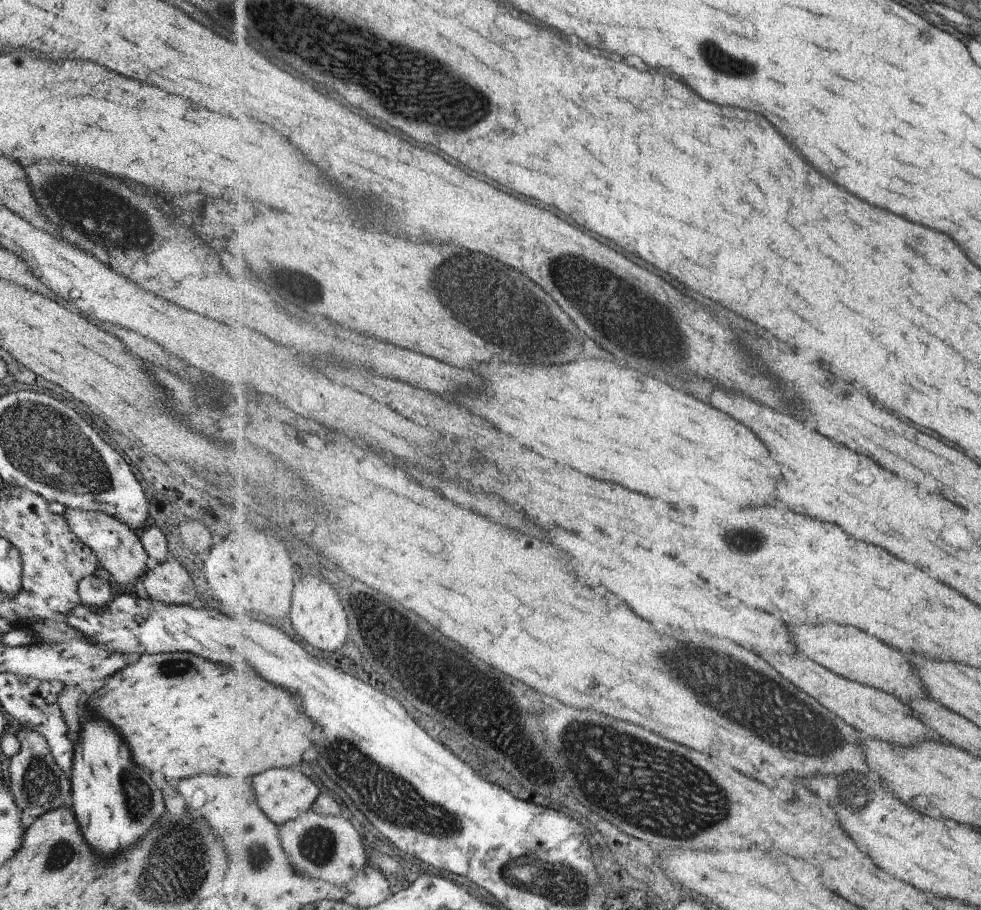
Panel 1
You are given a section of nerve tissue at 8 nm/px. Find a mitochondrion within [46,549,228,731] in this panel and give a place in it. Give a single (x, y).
(175, 667)

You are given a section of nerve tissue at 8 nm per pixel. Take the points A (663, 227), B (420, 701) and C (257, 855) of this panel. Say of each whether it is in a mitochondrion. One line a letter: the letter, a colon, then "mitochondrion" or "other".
A: other
B: other
C: mitochondrion

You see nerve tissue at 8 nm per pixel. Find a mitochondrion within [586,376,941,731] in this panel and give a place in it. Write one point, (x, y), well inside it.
(750, 540)

